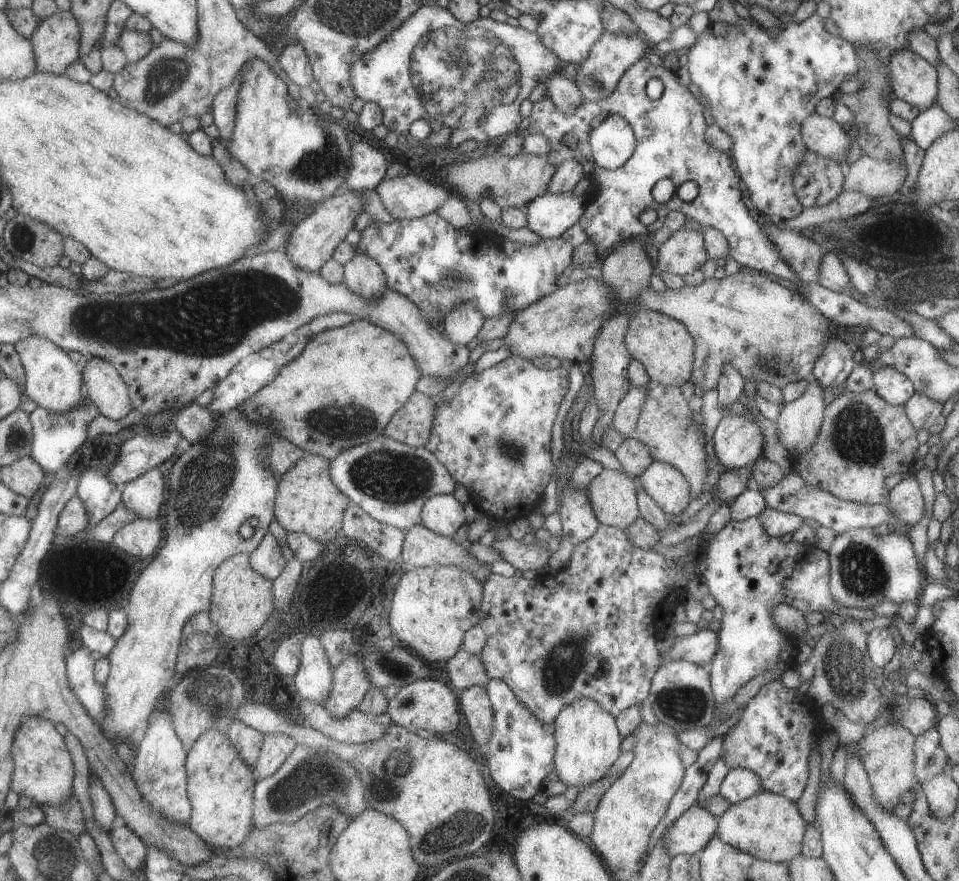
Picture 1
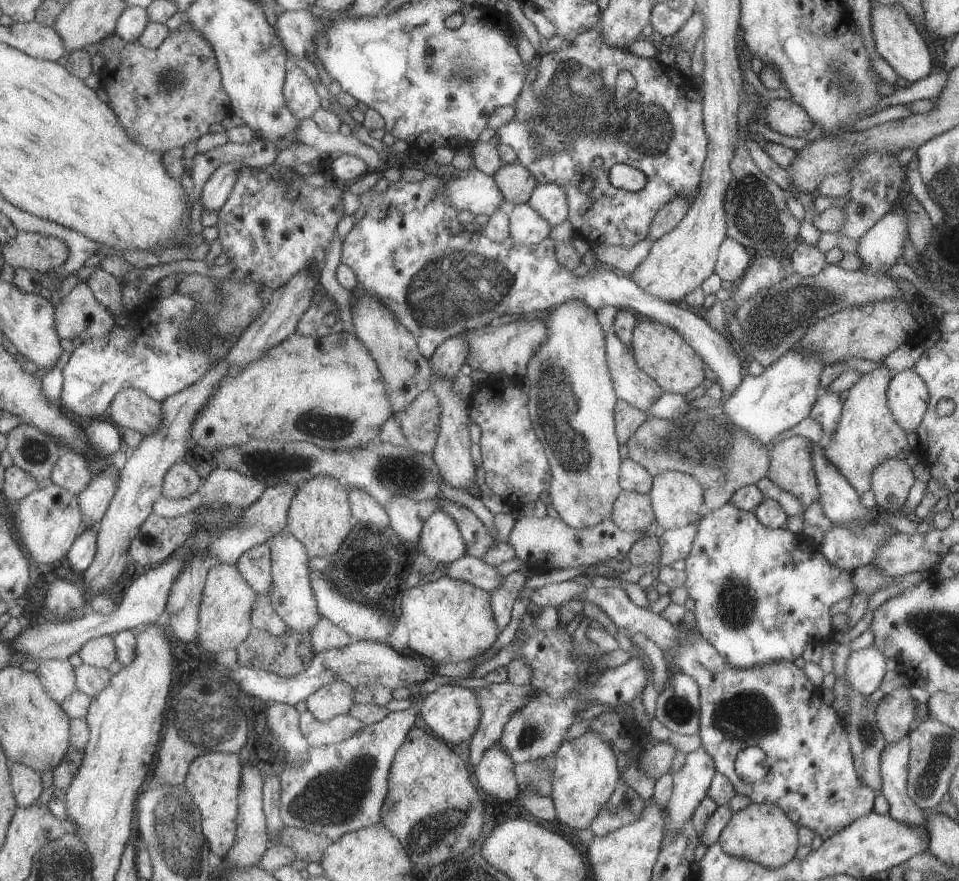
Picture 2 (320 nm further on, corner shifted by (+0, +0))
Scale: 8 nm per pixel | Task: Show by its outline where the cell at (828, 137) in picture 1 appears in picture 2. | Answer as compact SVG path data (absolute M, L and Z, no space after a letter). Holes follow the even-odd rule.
M786 95L769 99L763 110L765 124L776 133L786 137L804 138L813 126L807 113Z

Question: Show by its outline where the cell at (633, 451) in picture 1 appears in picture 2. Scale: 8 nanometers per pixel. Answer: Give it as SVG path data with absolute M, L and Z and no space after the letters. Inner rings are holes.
M722 405L689 409L673 420L648 416L627 439L626 446L628 457L645 468L652 477L665 471L677 471L696 478L702 486L703 509L707 511L723 506L738 488L764 483L770 459L769 447L748 432L738 429L738 426L727 418Z

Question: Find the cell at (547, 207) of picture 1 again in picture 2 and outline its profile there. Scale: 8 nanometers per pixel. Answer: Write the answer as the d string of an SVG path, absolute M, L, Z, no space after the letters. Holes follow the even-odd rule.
M527 203L514 205L508 214L508 233L515 242L536 245L547 238L551 227Z

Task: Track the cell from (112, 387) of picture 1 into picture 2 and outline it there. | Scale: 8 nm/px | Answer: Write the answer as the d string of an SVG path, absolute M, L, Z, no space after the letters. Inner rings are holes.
M121 389L110 402L109 418L117 427L150 435L162 419L161 403L139 389Z

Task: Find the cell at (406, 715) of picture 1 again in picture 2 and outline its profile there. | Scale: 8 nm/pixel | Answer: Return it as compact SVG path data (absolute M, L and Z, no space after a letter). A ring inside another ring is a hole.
M457 684L441 685L437 690L427 694L420 707L419 714L425 723L445 742L459 744L470 739L480 721L480 706L473 689Z

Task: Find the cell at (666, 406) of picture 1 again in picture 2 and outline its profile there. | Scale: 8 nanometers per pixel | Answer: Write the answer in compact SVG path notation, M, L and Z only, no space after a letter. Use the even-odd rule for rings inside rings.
M609 330L604 334L604 349L606 363L613 383L613 388L618 399L628 402L631 406L646 412L649 405L663 392L657 383L647 376L640 368L637 368L632 348L623 344L623 341Z

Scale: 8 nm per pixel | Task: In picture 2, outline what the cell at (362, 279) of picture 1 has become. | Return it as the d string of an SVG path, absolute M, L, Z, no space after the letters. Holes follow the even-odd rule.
M362 289L355 290L358 292L358 299L351 305L354 332L379 369L384 393L393 414L399 413L405 410L420 392L429 388L432 376L429 361L420 353L416 338L395 320L389 308L375 297L363 295Z

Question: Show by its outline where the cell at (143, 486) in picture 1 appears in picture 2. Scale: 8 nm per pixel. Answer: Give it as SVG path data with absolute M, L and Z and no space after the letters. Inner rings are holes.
M176 462L163 475L162 494L168 499L179 500L191 496L202 483L202 479L187 463Z

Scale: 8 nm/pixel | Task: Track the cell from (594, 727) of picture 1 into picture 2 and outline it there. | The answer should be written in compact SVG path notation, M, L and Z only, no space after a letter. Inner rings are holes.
M586 730L571 741L563 740L553 756L552 789L549 797L554 804L557 822L562 829L568 831L585 830L598 815L601 806L607 802L618 781L617 763L611 747L598 734Z

